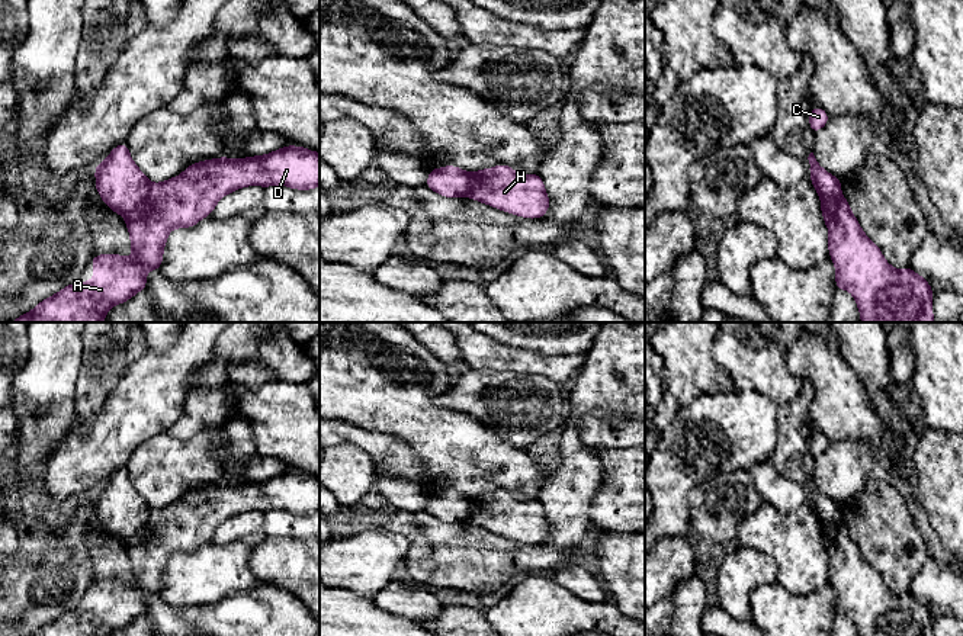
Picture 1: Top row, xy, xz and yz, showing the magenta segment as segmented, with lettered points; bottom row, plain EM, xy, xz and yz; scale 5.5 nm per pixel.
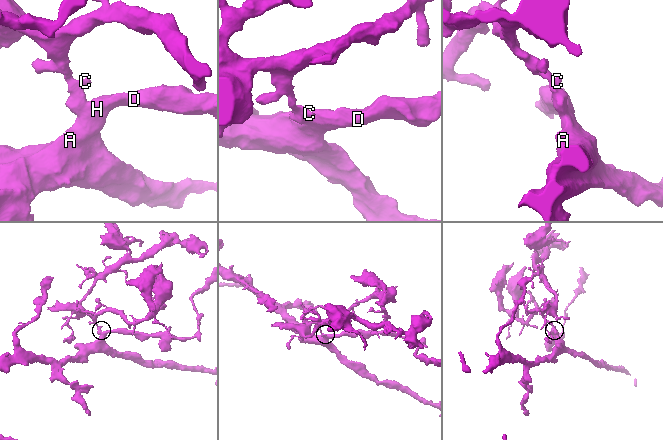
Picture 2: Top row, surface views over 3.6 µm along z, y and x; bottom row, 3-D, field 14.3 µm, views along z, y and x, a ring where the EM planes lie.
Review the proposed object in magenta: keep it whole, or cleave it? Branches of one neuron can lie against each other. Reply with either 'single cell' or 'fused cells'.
fused cells

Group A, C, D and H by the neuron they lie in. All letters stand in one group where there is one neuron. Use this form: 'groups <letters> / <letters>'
groups A D H / C

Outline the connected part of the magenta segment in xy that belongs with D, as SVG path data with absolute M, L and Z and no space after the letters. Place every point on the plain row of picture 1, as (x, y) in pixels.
M286 470L266 481L238 485L224 481L193 488L180 501L151 510L145 524L125 542L134 582L126 584L121 579L94 581L90 587L94 592L92 607L68 610L58 619L44 624L32 636L109 636L112 632L126 627L145 614L145 597L160 594L164 585L163 575L171 555L192 553L214 537L221 523L253 510L264 514L273 510L285 510L290 514L311 515L320 511L320 478Z

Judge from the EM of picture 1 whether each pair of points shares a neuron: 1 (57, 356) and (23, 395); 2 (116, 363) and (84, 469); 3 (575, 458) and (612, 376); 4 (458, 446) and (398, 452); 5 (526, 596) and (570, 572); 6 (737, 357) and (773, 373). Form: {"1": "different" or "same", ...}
{"1": "same", "2": "different", "3": "same", "4": "different", "5": "different", "6": "same"}

